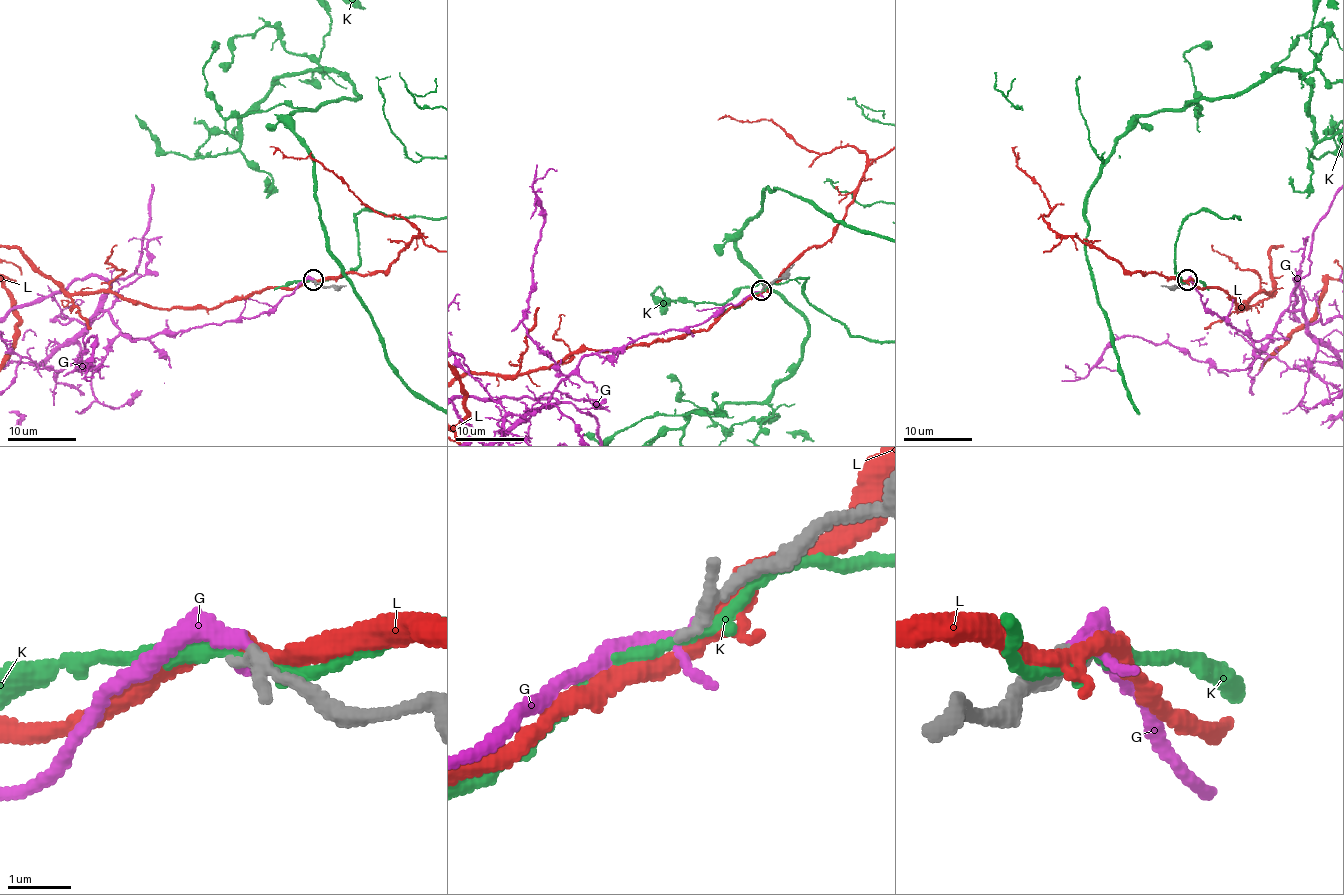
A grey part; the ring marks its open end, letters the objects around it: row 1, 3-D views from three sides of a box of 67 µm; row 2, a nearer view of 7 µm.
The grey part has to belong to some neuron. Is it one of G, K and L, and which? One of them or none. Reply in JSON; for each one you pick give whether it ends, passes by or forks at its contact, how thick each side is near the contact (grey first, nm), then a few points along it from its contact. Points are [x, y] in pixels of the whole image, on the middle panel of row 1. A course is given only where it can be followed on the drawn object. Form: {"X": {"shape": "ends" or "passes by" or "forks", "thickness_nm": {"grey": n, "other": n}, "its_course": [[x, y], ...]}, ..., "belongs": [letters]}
{"G": {"shape": "passes by", "thickness_nm": {"grey": 150, "other": 200}}, "belongs": ["G"]}

